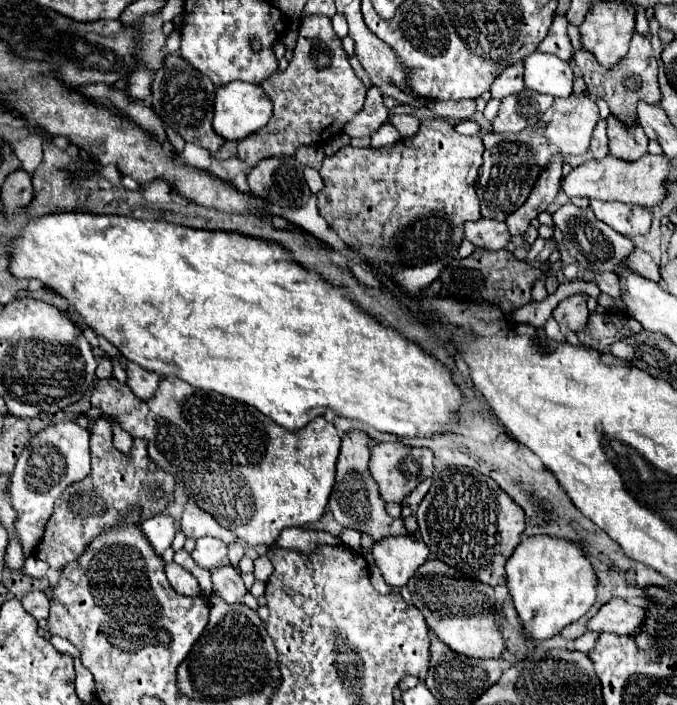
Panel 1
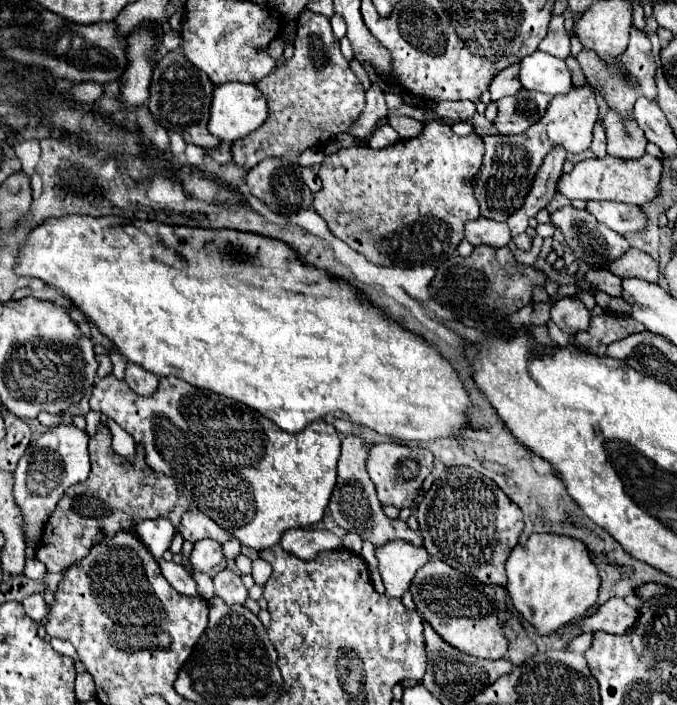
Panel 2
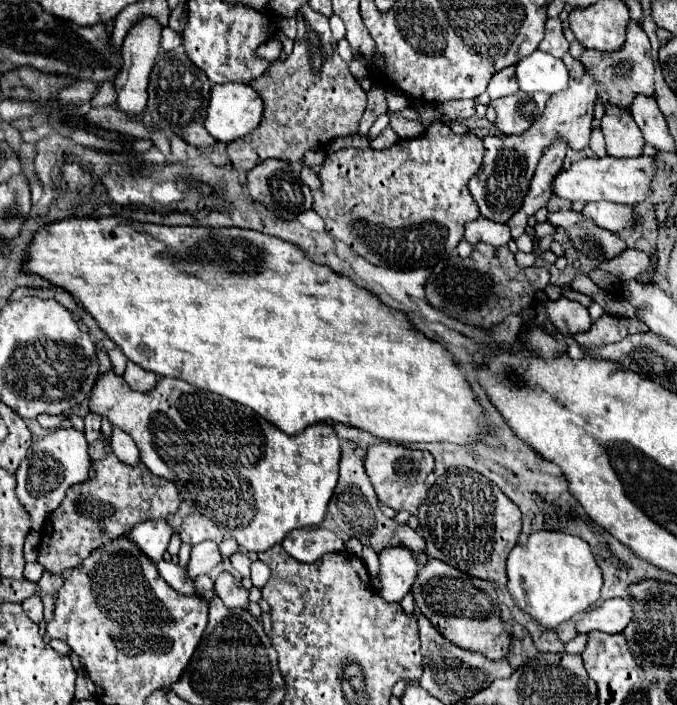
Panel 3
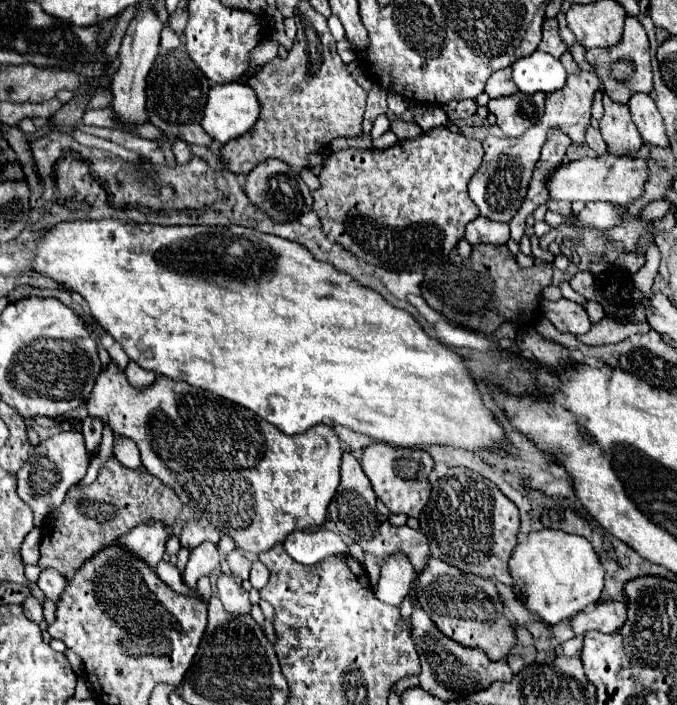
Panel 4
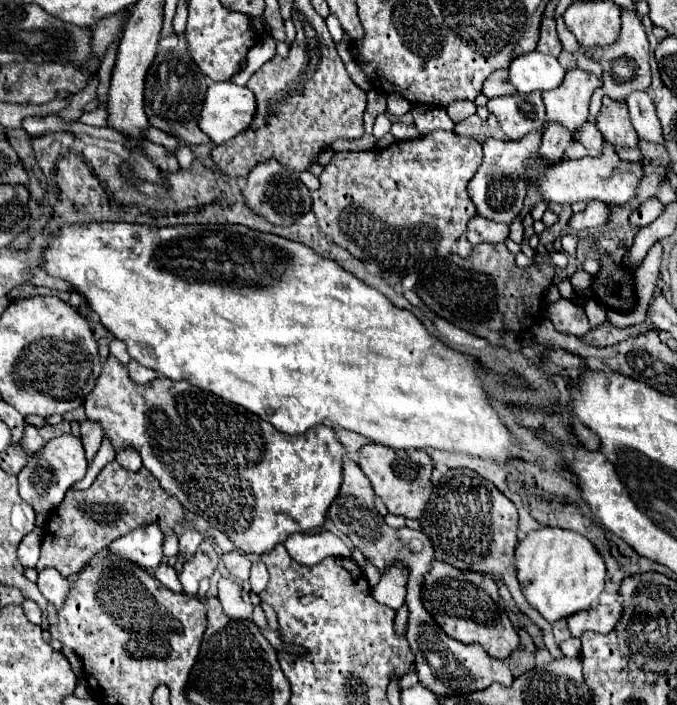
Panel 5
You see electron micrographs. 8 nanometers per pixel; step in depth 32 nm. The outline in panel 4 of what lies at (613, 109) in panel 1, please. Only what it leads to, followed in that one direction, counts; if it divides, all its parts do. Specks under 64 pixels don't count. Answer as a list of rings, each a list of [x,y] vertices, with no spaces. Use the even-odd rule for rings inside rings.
[[[628,16],[626,26],[624,26],[624,40],[616,48],[610,48],[608,52],[598,50],[598,56],[586,56],[586,62],[596,68],[604,94],[608,94],[612,102],[628,104],[634,92],[646,92],[646,94],[652,92],[652,64],[650,64],[648,50],[650,50],[650,44],[648,44],[648,36],[642,24],[636,18]]]

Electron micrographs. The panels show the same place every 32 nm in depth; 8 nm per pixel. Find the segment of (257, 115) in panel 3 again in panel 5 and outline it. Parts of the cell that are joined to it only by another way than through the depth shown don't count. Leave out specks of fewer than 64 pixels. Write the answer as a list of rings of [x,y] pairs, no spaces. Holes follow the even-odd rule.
[[[218,82],[208,88],[200,128],[212,142],[222,144],[244,132],[256,116],[256,98],[248,86]]]

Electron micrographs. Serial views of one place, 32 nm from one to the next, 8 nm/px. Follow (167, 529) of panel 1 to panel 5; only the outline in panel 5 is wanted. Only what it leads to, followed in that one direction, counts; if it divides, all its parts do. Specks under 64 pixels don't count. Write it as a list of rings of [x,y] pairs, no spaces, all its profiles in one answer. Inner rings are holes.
[[[148,524],[134,528],[120,540],[114,540],[108,550],[114,556],[122,556],[126,560],[132,560],[140,564],[142,568],[148,568],[148,572],[154,572],[154,568],[162,560],[162,544],[164,544],[164,532],[158,524]]]

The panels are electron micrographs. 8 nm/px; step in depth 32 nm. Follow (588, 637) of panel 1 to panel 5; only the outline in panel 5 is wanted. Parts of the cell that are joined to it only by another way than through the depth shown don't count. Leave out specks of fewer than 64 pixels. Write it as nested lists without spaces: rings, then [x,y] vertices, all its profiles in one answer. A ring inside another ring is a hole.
[[[570,638],[560,644],[560,650],[564,656],[580,656],[580,648],[582,648],[580,638]]]

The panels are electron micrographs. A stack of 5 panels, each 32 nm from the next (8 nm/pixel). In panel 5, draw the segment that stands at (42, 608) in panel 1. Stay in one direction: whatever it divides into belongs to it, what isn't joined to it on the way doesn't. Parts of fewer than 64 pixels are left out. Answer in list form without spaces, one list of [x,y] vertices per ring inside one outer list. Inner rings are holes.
[[[24,600],[22,608],[24,608],[24,614],[26,614],[26,618],[30,622],[34,622],[34,624],[42,622],[42,610],[40,610],[40,606],[34,600]]]

